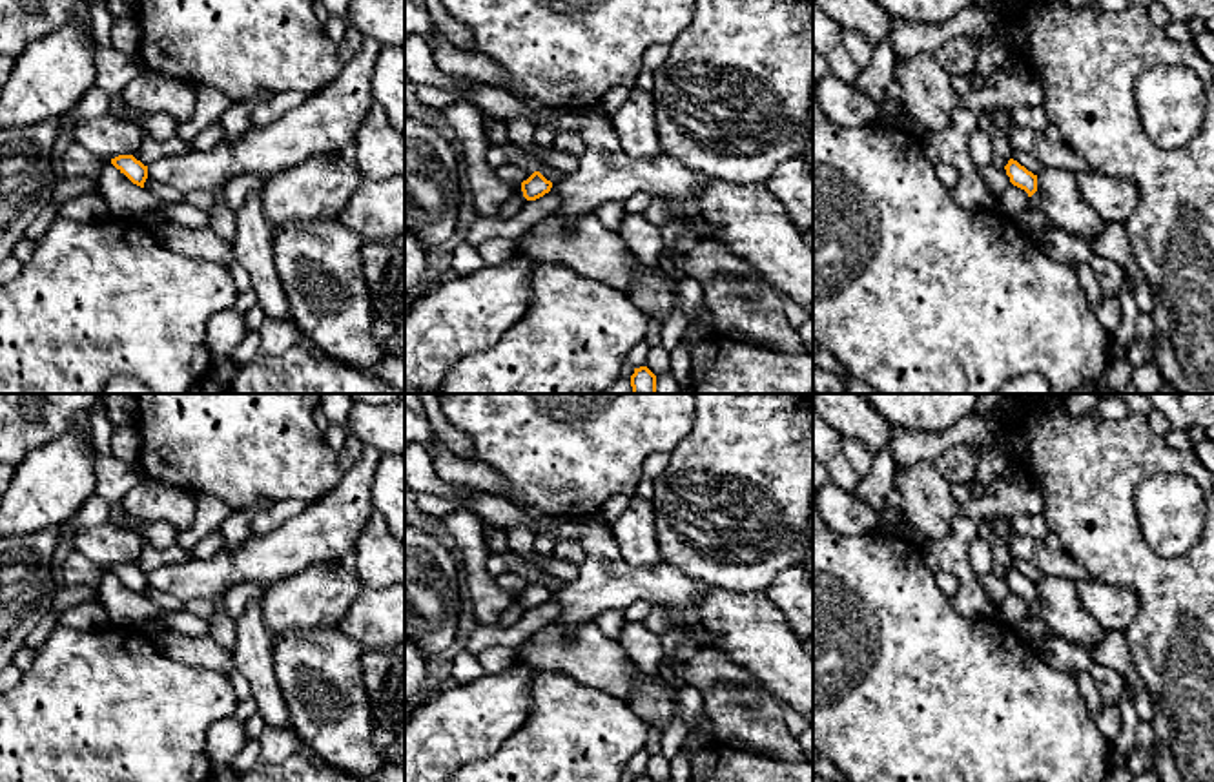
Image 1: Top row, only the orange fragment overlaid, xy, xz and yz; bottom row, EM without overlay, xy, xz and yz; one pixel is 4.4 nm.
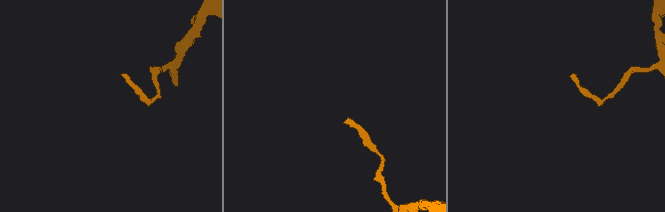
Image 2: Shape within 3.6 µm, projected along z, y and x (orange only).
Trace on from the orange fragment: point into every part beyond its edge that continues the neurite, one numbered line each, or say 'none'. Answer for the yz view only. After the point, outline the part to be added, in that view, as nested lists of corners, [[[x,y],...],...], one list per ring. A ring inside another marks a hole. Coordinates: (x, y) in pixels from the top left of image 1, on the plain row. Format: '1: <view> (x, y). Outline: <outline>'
none

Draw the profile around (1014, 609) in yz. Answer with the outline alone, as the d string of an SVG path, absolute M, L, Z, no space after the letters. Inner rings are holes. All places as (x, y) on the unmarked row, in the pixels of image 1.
M1013 592L999 603L1003 620L1008 622L1010 625L1017 625L1024 618L1028 618L1028 609L1030 609L1028 602Z

